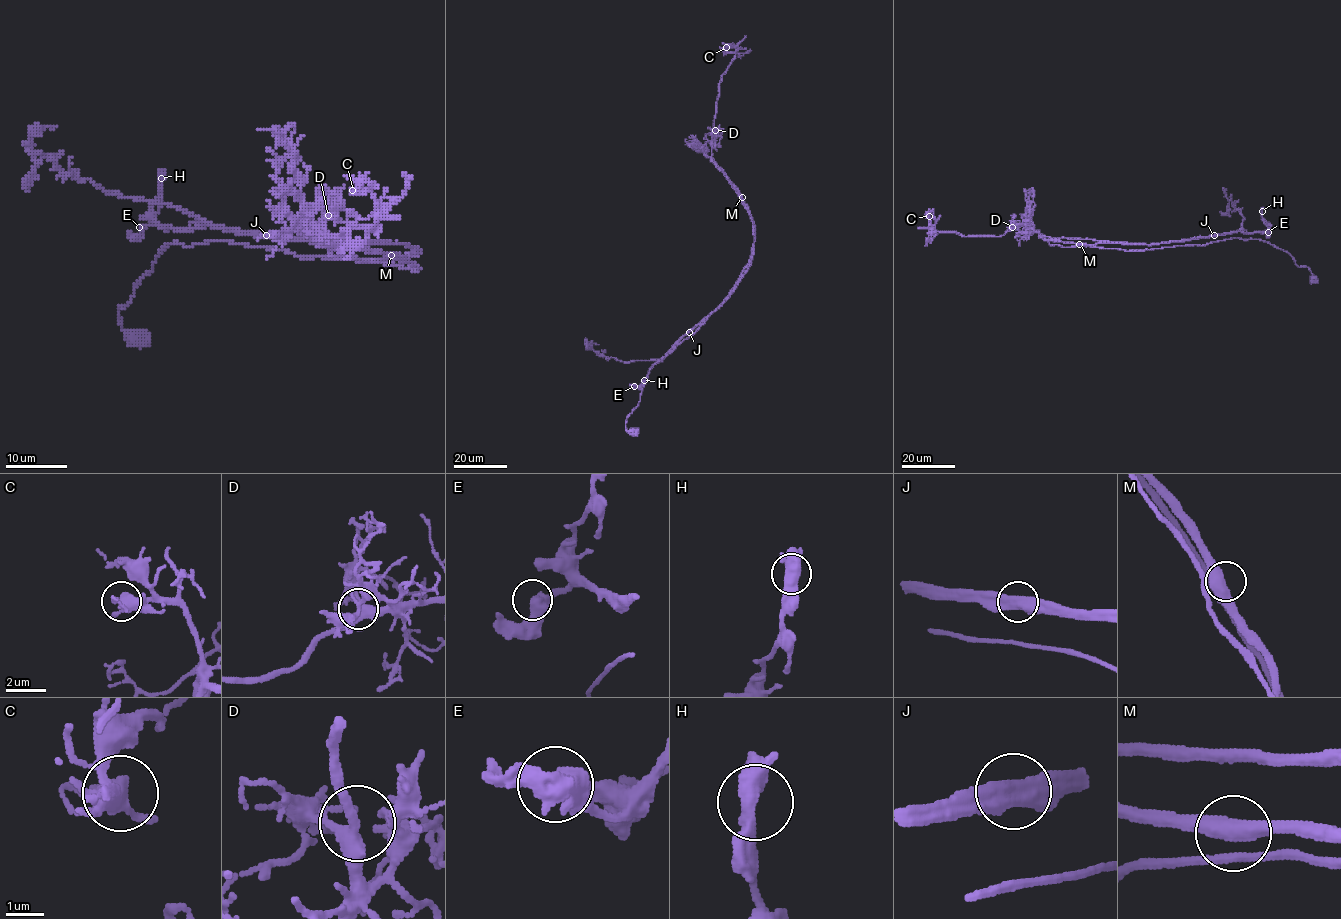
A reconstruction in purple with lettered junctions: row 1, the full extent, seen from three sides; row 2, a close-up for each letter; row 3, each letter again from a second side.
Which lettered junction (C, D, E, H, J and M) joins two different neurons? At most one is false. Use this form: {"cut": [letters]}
{"cut": ["J"]}

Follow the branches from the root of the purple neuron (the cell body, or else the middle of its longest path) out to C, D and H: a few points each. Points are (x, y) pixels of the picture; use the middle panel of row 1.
C: (634, 432), (626, 417), (649, 368), (751, 260), (747, 206), (712, 160), (719, 82), (736, 51), (726, 47)
D: (634, 432), (626, 429), (626, 417), (649, 368), (727, 299), (751, 260), (752, 220), (712, 160), (715, 130)
H: (634, 432), (626, 417), (649, 368), (747, 270), (747, 210), (753, 250), (738, 282), (640, 387), (644, 380)

